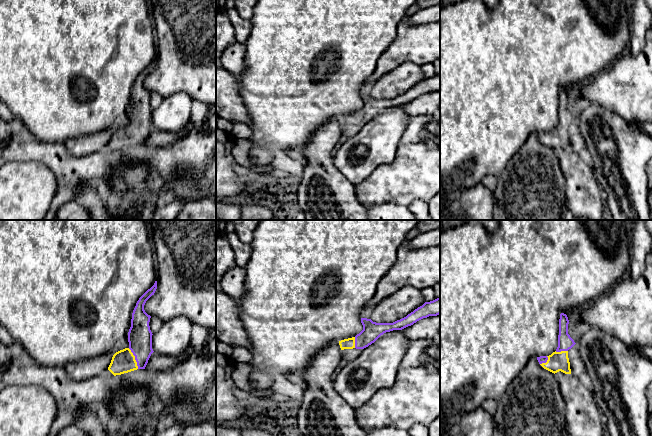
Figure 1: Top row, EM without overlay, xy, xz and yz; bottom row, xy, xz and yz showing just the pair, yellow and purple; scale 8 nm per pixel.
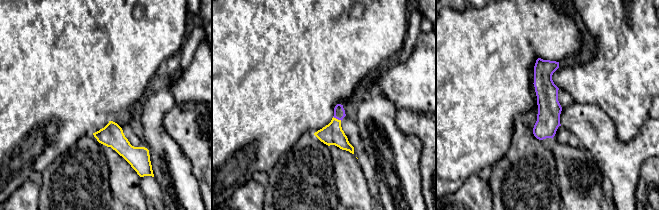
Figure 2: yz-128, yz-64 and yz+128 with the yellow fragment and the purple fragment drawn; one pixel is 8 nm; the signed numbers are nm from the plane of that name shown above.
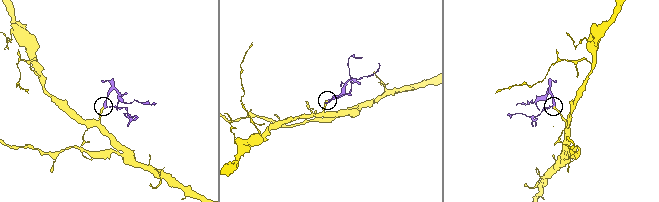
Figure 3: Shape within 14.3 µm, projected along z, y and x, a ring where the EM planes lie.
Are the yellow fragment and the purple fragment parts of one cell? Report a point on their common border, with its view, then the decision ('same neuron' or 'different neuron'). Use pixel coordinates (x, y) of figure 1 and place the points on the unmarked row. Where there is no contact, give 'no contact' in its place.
meets yellow in xy at (134, 134); same neuron

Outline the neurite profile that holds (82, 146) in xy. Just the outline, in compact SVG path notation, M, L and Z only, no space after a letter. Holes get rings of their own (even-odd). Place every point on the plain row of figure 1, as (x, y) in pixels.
M106 129L95 134L71 138L67 141L67 149L78 157L99 152L102 147L108 145L113 131L113 129Z

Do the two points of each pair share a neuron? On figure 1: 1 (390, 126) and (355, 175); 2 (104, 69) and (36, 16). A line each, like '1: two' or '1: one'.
1: one
2: one

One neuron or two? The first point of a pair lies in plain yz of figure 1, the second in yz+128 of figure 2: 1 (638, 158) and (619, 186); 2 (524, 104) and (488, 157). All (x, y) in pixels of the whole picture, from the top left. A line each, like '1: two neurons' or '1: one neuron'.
1: one neuron
2: one neuron

